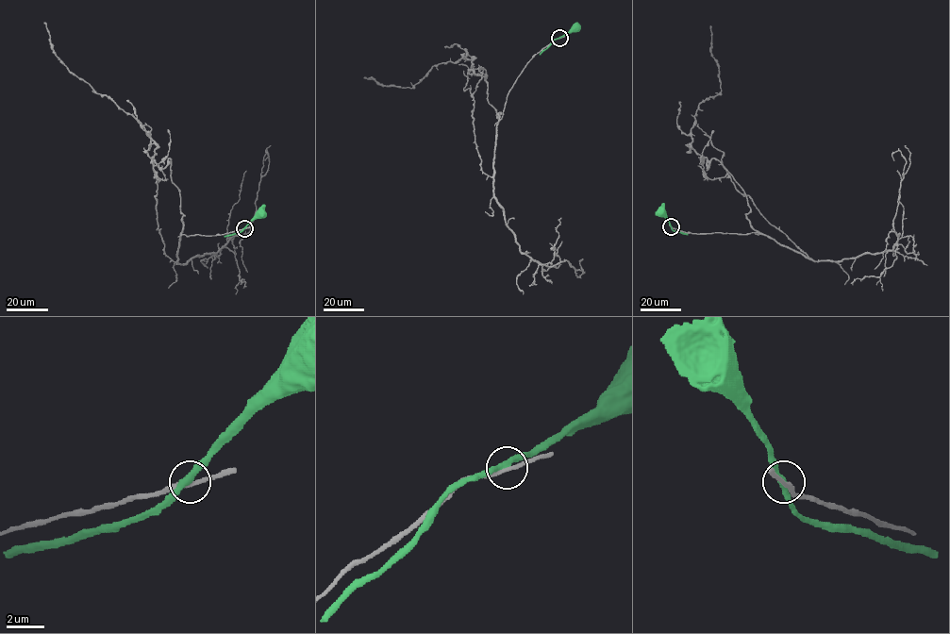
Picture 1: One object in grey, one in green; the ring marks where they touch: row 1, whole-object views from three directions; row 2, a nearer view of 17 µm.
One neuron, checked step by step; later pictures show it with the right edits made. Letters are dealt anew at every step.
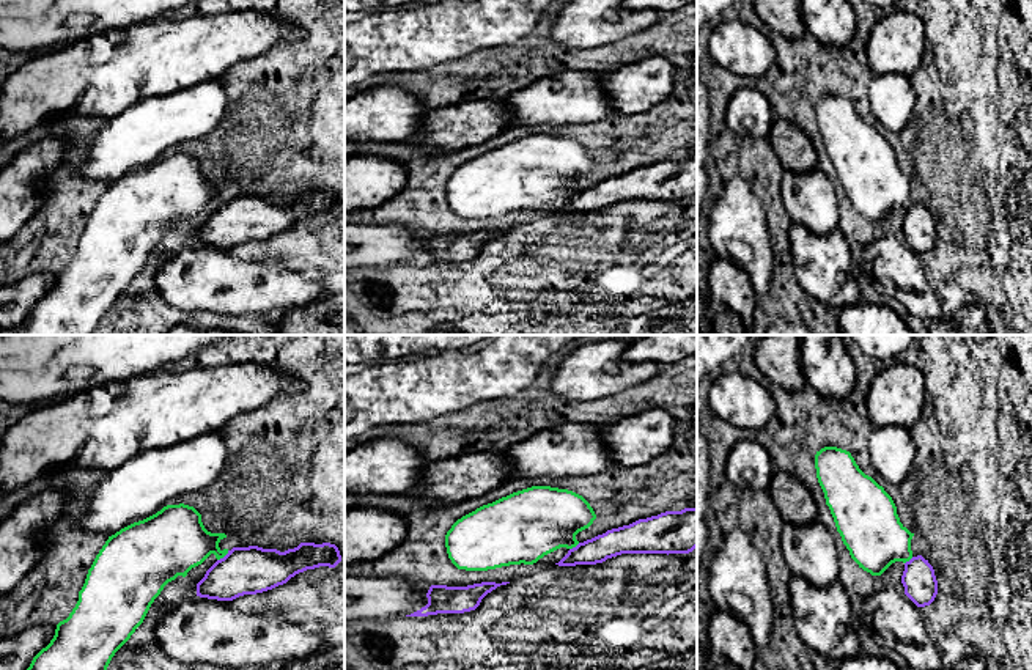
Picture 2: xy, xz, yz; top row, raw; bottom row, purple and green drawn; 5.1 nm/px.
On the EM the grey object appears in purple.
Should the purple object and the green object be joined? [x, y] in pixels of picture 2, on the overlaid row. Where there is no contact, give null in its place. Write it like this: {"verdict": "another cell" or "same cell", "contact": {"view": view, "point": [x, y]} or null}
{"verdict": "another cell", "contact": {"view": "xy", "point": [224, 557]}}

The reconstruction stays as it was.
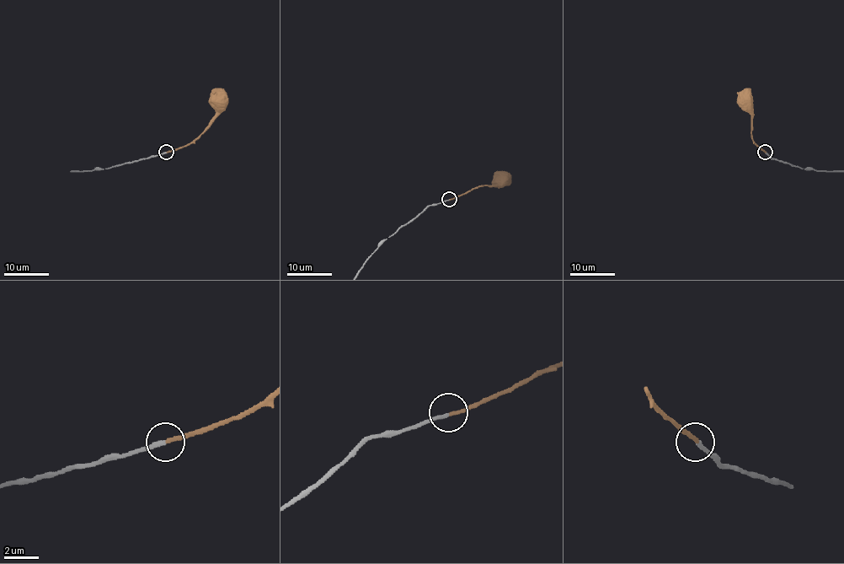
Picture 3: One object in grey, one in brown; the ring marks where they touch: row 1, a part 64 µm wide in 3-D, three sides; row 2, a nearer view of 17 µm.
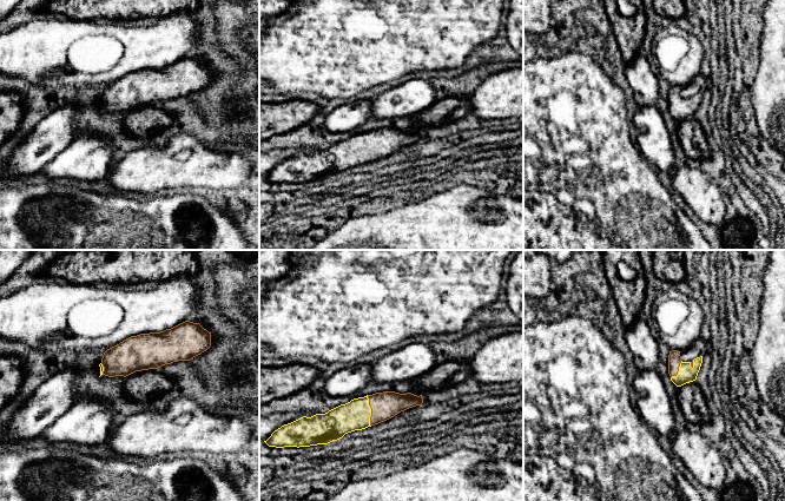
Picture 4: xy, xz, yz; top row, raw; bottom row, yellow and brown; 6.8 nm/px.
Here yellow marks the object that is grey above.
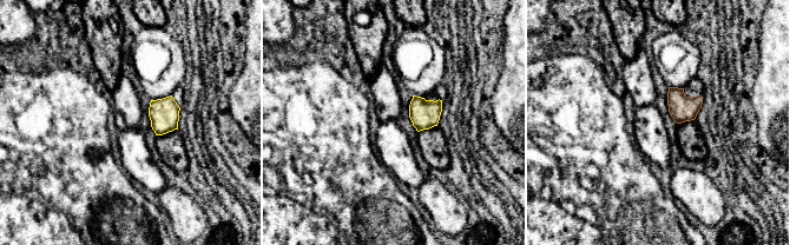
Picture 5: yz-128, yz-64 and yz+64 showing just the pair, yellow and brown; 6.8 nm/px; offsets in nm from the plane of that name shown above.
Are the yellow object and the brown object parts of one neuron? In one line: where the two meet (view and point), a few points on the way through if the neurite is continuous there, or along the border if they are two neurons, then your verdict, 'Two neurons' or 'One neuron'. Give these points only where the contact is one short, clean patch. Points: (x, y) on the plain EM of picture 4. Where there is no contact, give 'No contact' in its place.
Touches yellow at xz (370, 146). Path across: xz (355, 151), (370, 146), (384, 142). One neuron

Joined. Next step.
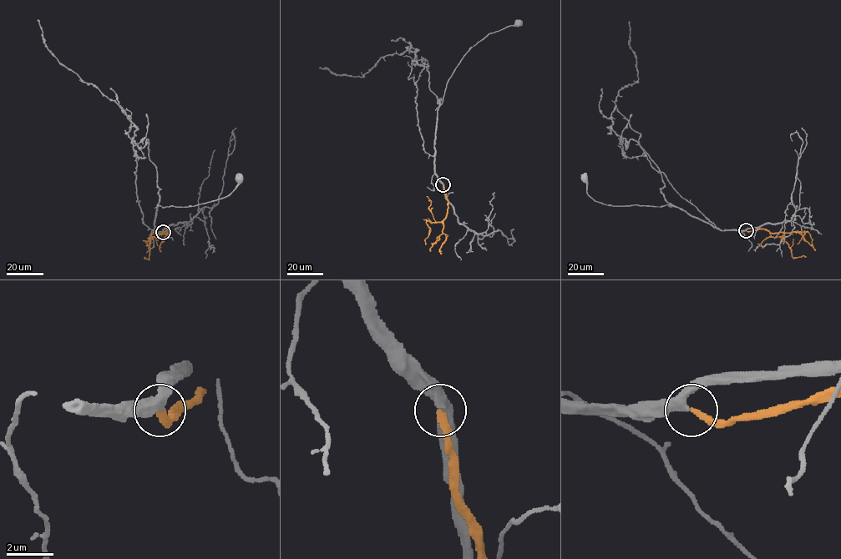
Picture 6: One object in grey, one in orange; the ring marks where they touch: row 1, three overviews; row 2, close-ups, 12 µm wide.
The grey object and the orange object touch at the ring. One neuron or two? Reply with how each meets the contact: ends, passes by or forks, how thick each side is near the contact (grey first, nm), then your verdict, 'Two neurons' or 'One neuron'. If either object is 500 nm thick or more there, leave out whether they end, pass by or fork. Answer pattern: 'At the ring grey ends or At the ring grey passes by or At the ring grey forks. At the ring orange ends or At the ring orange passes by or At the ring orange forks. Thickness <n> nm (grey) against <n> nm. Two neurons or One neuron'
At the ring grey passes by. At the ring orange ends. Thickness 360 nm (grey) against 280 nm. One neuron

